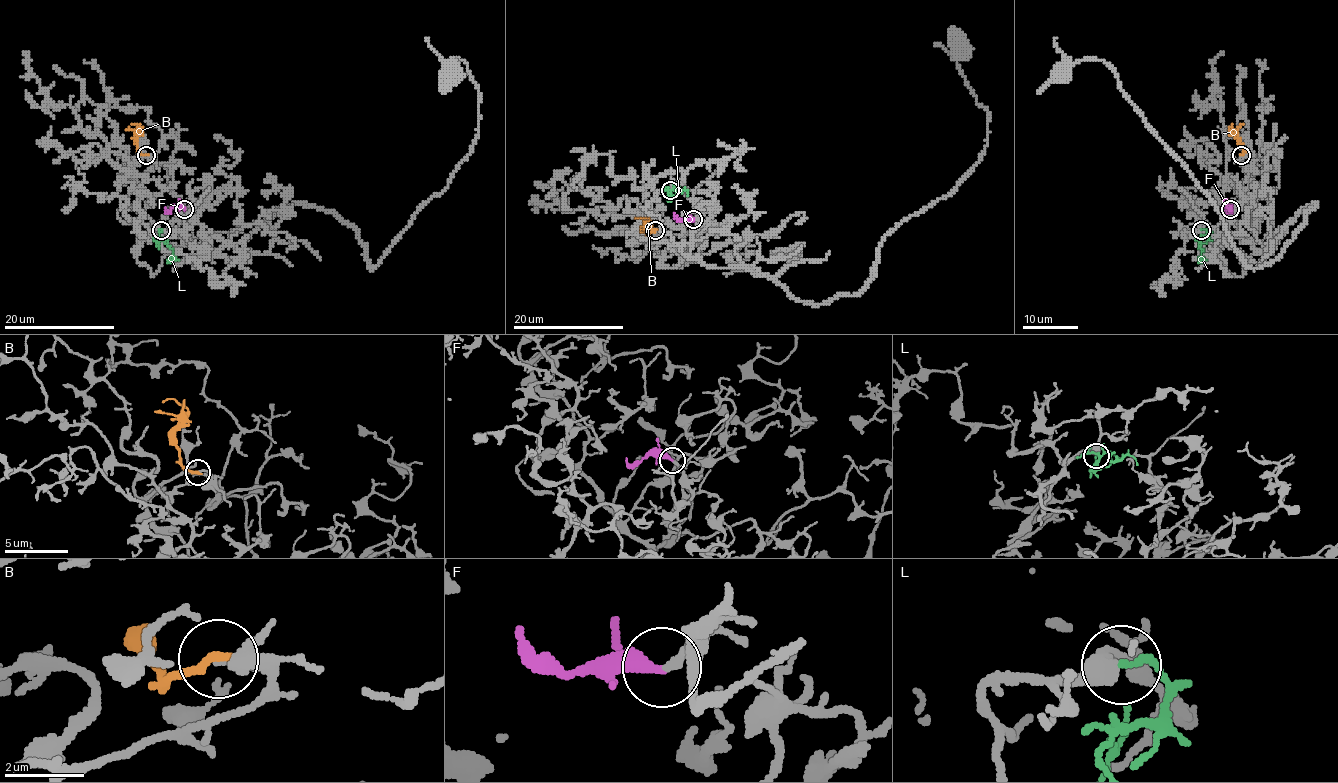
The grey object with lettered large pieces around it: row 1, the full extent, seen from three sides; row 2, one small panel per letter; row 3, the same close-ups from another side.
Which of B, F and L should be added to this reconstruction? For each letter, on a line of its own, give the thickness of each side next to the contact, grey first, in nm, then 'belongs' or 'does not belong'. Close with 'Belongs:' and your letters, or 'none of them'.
B: 160/240 nm | does not belong
F: 200/340 nm | belongs
L: 420/180 nm | does not belong
Belongs: F

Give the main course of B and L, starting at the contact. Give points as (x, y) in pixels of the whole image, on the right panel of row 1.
B: (1241, 155), (1243, 152), (1236, 127), (1243, 125)
L: (1202, 230), (1206, 230), (1207, 236), (1199, 242), (1202, 252), (1199, 263)

